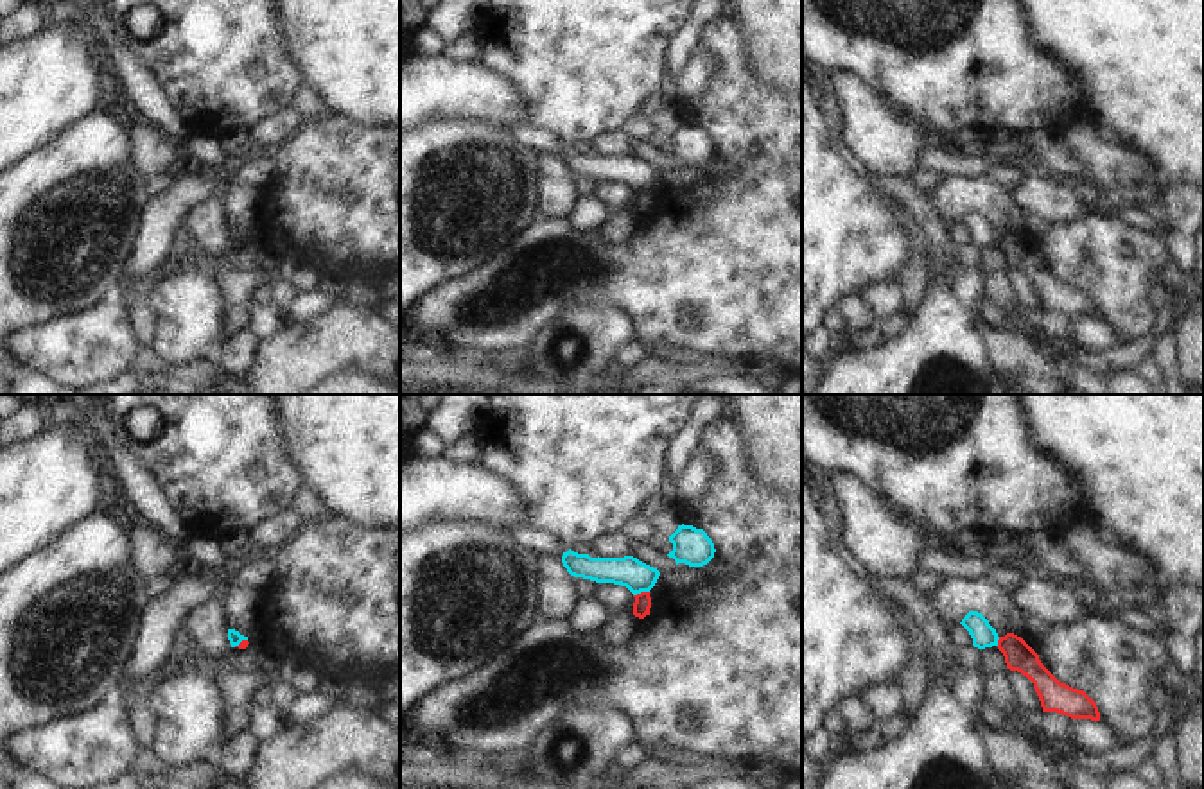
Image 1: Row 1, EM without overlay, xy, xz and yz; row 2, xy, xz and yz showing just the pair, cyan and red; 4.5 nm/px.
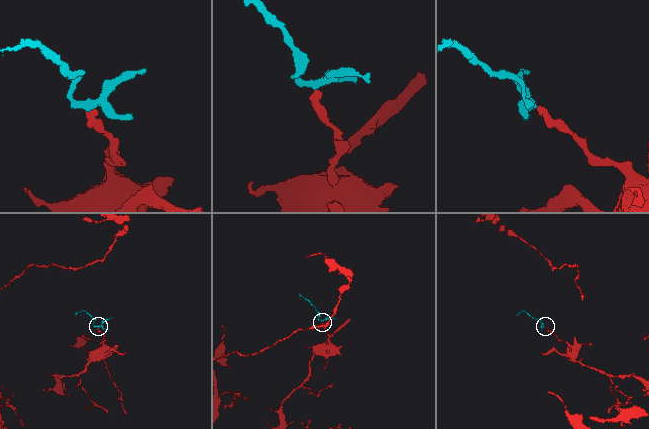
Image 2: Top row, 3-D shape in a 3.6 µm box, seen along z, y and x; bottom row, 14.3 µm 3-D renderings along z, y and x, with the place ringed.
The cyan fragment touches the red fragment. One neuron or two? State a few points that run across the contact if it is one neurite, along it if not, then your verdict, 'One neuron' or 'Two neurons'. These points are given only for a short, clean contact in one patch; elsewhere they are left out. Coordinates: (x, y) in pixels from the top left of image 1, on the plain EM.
Line: xz (648, 189), (634, 194). Two neurons

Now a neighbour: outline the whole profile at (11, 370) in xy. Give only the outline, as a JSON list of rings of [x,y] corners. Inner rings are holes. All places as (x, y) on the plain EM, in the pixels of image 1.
[[[0,346],[0,380],[13,384],[18,378],[22,378],[25,373],[27,371],[16,360],[16,357],[9,350],[5,350],[4,346]]]

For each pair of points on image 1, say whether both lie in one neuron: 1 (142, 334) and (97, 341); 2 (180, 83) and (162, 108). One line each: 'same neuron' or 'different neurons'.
1: different neurons
2: different neurons

